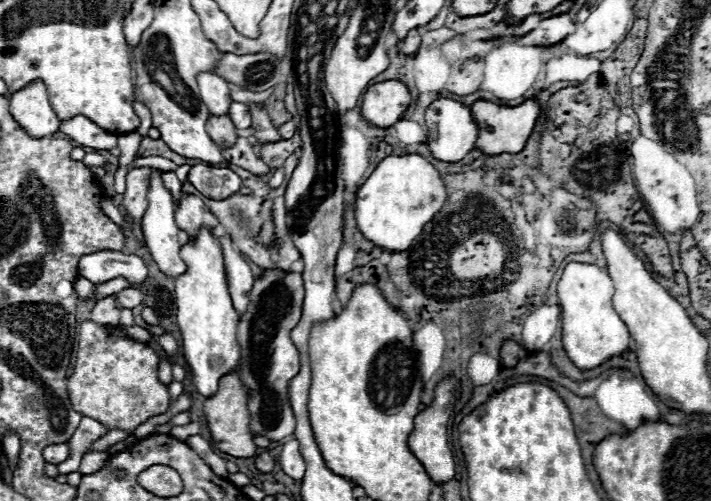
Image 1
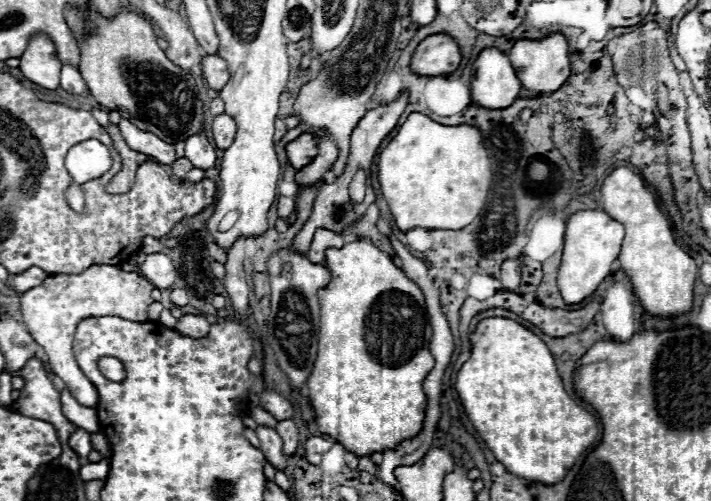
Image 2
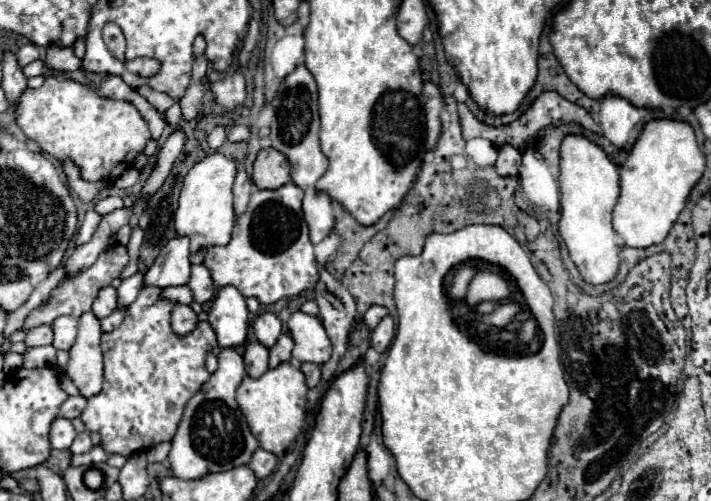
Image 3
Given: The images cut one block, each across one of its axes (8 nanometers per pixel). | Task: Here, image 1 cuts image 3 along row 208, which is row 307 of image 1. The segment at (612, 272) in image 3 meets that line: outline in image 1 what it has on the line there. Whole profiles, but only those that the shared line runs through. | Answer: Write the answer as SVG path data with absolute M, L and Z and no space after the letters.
M570 262L558 282L558 300L562 308L562 344L568 358L580 370L592 370L606 360L624 354L630 348L630 334L626 324L612 308L614 282L606 268L594 264Z

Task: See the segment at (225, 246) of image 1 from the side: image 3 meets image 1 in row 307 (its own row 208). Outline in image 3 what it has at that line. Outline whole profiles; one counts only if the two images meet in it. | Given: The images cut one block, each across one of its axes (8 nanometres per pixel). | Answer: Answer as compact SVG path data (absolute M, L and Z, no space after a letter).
M238 170L238 176L234 180L234 214L236 214L236 218L240 214L244 214L244 210L248 208L250 194L252 194L252 184L250 184L246 172Z

